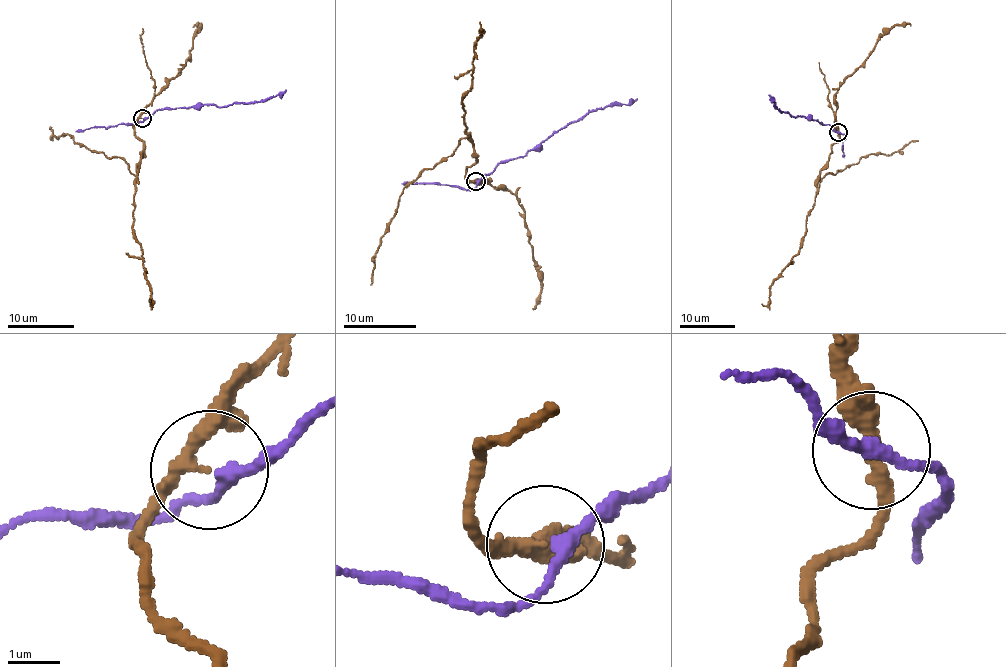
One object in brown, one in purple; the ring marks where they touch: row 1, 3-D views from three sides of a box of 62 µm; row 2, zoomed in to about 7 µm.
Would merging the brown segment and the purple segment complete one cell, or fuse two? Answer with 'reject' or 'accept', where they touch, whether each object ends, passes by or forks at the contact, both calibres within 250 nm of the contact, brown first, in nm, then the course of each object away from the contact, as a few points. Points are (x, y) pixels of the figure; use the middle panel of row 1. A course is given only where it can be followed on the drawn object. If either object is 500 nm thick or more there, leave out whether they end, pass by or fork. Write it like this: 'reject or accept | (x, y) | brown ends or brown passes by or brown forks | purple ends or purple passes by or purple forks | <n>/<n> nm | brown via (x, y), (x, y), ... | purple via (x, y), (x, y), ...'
reject | (475, 181) | brown passes by | purple passes by | 220/220 nm | brown via (475, 180), (466, 178), (476, 162), (469, 138), (423, 168), (403, 190), (375, 255), (372, 284) | purple via (477, 180), (501, 162), (524, 157), (559, 130), (589, 112), (637, 99)

